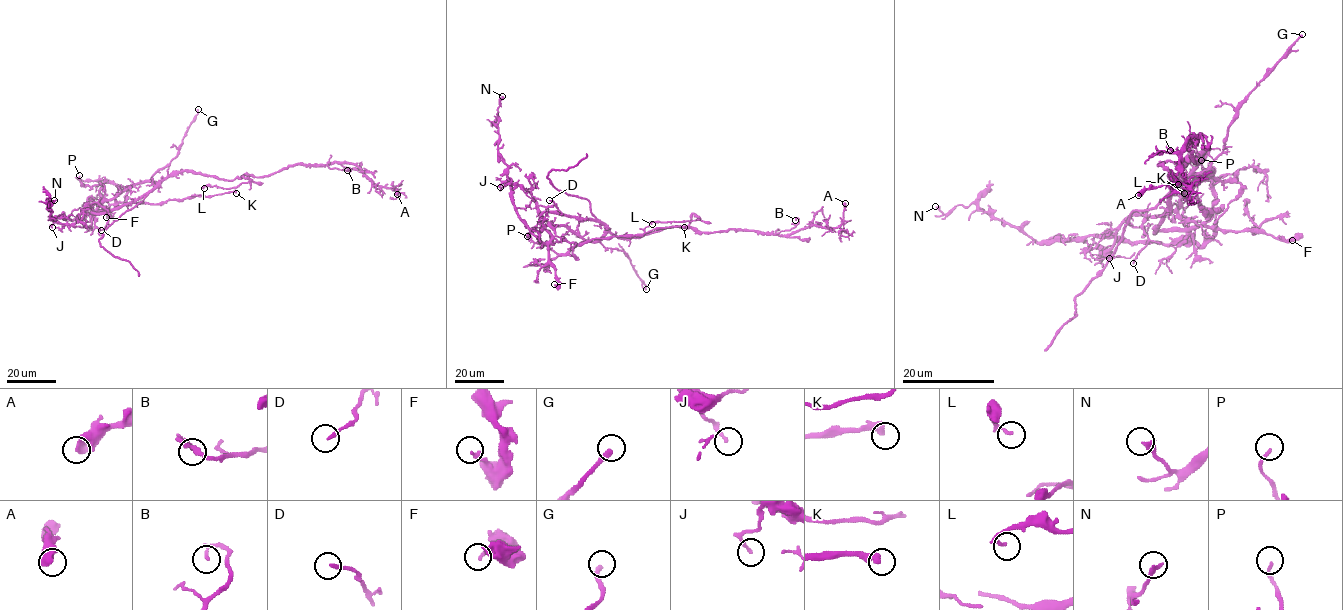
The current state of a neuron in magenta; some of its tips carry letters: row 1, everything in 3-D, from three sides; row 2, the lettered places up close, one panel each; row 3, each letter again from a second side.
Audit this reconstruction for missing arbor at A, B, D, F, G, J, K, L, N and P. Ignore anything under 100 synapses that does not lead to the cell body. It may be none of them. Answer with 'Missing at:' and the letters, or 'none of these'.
Missing at: none of these

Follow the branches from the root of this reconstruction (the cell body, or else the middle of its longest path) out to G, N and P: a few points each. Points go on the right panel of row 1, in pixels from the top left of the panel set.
G: (1193, 168), (1194, 172), (1203, 172), (1223, 150), (1236, 107), (1302, 34)
N: (1193, 168), (1210, 172), (1178, 216), (1213, 229), (1202, 248), (1035, 242), (974, 203), (935, 206)
P: (1193, 168), (1210, 172), (1221, 181), (1235, 176), (1223, 174), (1215, 181), (1209, 180), (1201, 160)

